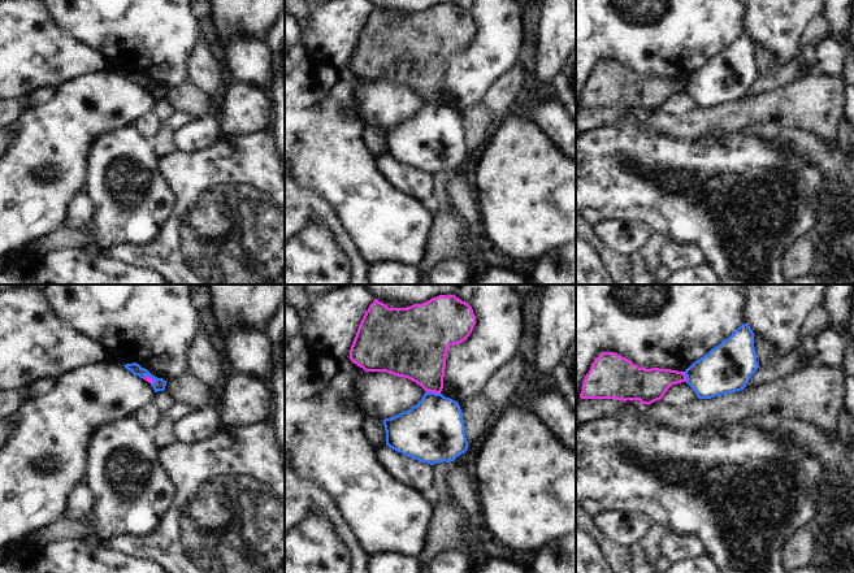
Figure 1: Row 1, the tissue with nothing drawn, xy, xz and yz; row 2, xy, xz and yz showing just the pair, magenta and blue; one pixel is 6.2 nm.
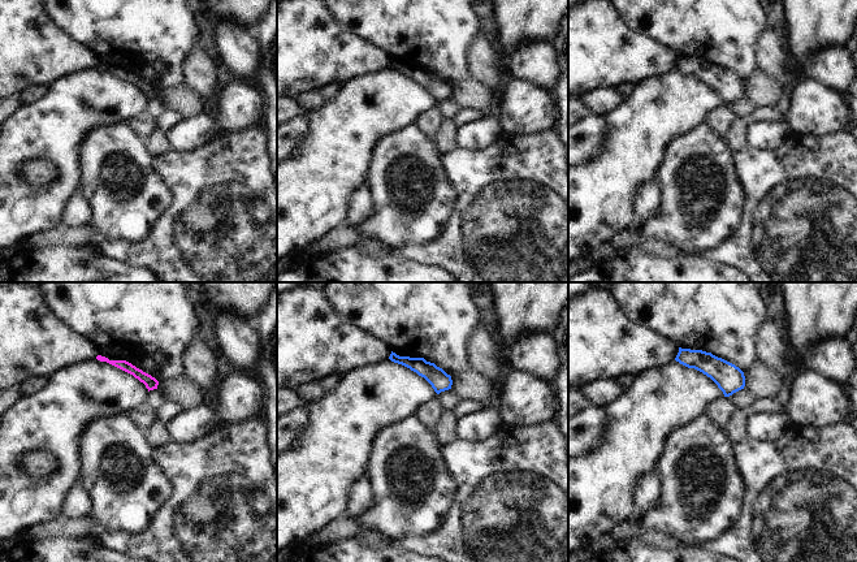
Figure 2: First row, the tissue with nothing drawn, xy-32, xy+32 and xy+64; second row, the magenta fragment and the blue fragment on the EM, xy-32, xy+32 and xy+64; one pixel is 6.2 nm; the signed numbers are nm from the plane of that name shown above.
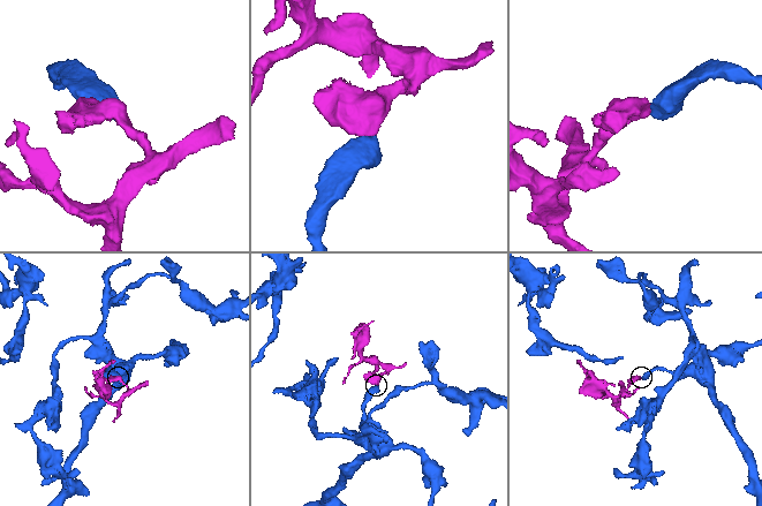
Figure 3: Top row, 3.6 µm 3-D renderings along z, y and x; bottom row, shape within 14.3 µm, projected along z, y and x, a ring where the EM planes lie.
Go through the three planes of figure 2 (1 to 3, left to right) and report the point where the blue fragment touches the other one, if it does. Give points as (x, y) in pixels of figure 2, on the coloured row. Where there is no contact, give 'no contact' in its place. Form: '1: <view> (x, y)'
1: no contact
2: no contact
3: no contact

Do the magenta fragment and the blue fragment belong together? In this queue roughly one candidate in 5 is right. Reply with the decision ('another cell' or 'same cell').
another cell

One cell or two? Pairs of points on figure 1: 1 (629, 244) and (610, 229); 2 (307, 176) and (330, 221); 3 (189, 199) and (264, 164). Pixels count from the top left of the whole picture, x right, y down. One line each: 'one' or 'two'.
1: one
2: two
3: one

